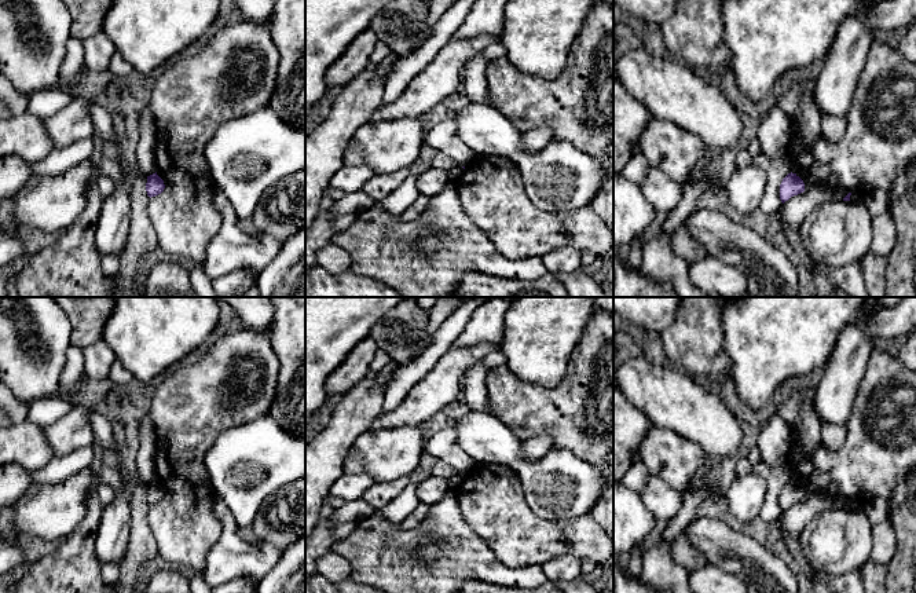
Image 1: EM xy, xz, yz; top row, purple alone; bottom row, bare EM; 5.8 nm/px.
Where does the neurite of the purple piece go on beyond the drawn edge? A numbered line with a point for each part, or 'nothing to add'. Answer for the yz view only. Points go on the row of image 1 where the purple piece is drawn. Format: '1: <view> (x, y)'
nothing to add

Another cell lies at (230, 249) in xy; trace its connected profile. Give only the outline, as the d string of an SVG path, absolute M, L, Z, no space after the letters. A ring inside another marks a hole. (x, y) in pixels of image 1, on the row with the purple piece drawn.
M215 186L213 202L223 216L219 233L206 246L202 268L213 281L231 271L250 268L260 274L282 249L281 241L263 234L246 234L238 227L238 216L223 190Z

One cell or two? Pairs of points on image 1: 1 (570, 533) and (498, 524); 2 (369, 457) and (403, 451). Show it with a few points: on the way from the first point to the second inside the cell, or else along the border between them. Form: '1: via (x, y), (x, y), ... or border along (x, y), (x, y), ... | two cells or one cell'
1: via (552, 533), (516, 533) | one cell
2: via (377, 454), (395, 451) | one cell

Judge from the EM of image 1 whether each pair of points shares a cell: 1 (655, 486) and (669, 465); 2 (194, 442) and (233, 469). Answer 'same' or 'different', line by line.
1: different
2: different

